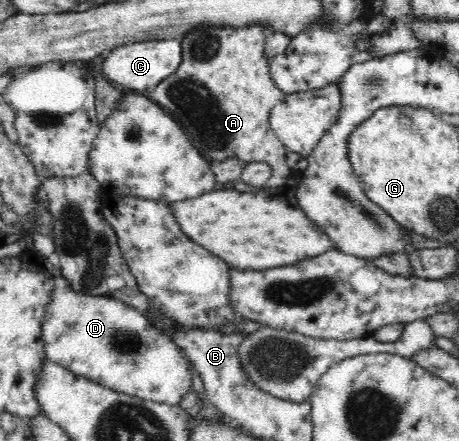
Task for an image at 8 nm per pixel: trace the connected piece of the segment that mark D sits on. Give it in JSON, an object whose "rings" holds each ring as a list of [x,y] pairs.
{"rings":[[[58,277],[42,320],[45,357],[76,375],[110,389],[144,400],[179,405],[184,395],[193,389],[190,364],[179,347],[142,312],[106,295],[88,295],[74,291],[64,277]]]}

